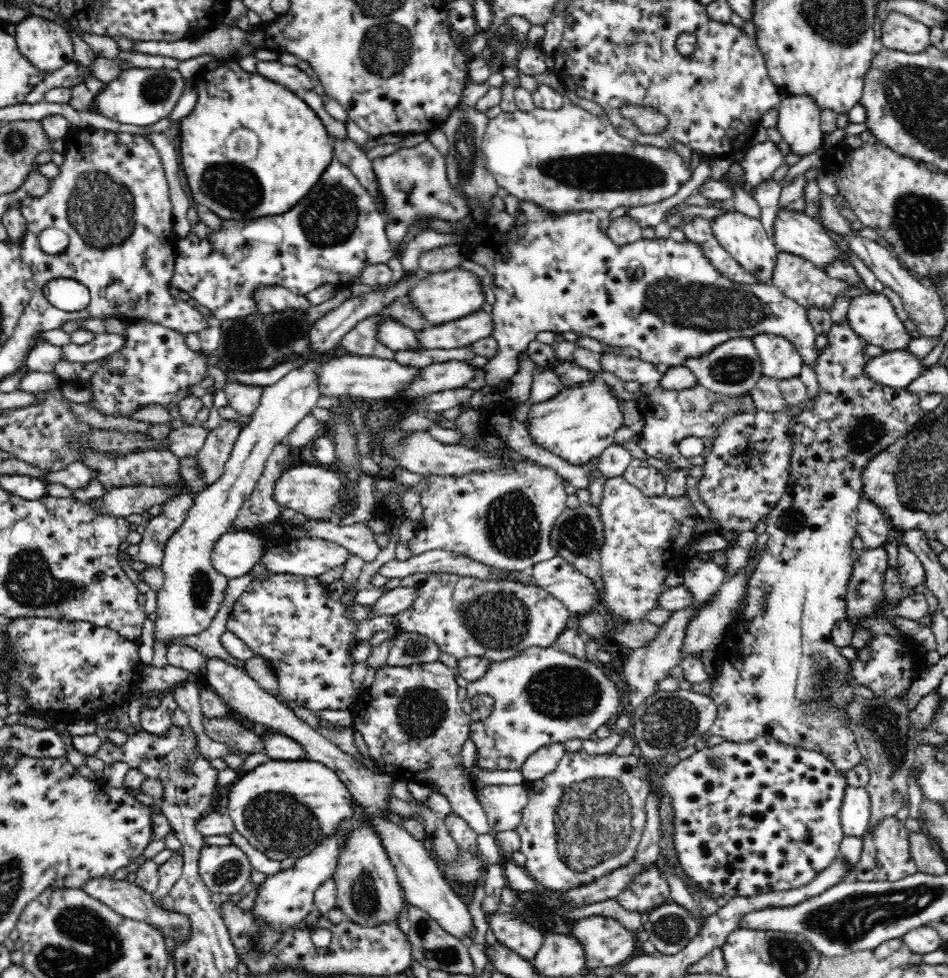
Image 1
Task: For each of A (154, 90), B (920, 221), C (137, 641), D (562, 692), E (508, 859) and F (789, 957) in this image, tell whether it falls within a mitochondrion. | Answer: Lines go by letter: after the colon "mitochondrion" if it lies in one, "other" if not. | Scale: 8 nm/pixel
A: mitochondrion
B: mitochondrion
C: other
D: mitochondrion
E: other
F: mitochondrion

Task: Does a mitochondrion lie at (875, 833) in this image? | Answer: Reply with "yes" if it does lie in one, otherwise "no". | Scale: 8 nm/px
no

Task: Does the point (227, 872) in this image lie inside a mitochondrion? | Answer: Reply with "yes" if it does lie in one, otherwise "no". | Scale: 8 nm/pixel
yes

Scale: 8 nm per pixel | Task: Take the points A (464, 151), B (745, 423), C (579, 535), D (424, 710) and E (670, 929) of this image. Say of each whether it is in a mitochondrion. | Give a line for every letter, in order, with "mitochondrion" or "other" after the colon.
A: mitochondrion
B: other
C: mitochondrion
D: mitochondrion
E: mitochondrion

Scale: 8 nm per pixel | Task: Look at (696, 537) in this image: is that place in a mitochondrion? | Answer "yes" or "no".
no

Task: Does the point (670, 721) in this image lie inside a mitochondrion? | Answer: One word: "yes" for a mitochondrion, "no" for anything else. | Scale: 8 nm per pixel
yes

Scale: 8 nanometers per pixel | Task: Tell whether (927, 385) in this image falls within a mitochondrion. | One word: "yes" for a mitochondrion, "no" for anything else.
no

